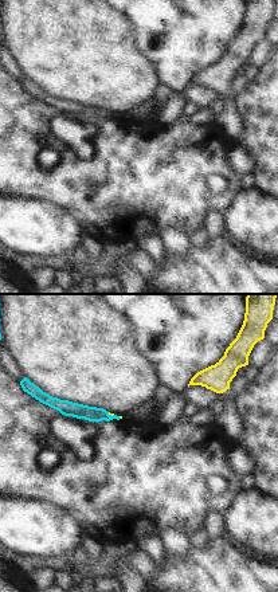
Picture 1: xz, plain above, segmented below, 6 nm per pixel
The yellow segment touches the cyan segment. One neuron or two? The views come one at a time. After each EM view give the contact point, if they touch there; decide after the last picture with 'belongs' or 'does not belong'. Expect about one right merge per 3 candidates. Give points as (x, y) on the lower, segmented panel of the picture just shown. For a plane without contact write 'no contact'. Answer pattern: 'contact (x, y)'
contact (110, 414)

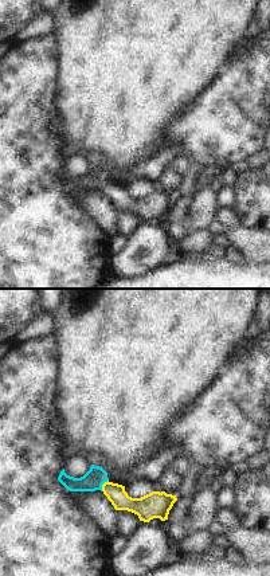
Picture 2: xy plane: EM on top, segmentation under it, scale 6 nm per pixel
contact (102, 485)

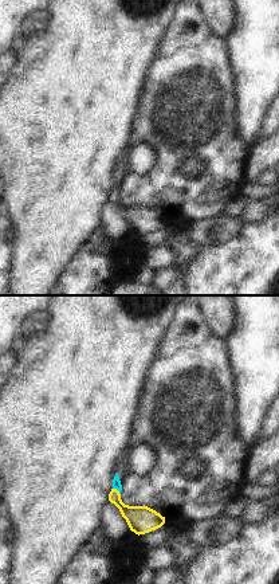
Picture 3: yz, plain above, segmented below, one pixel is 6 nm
contact (117, 490)

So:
belongs

